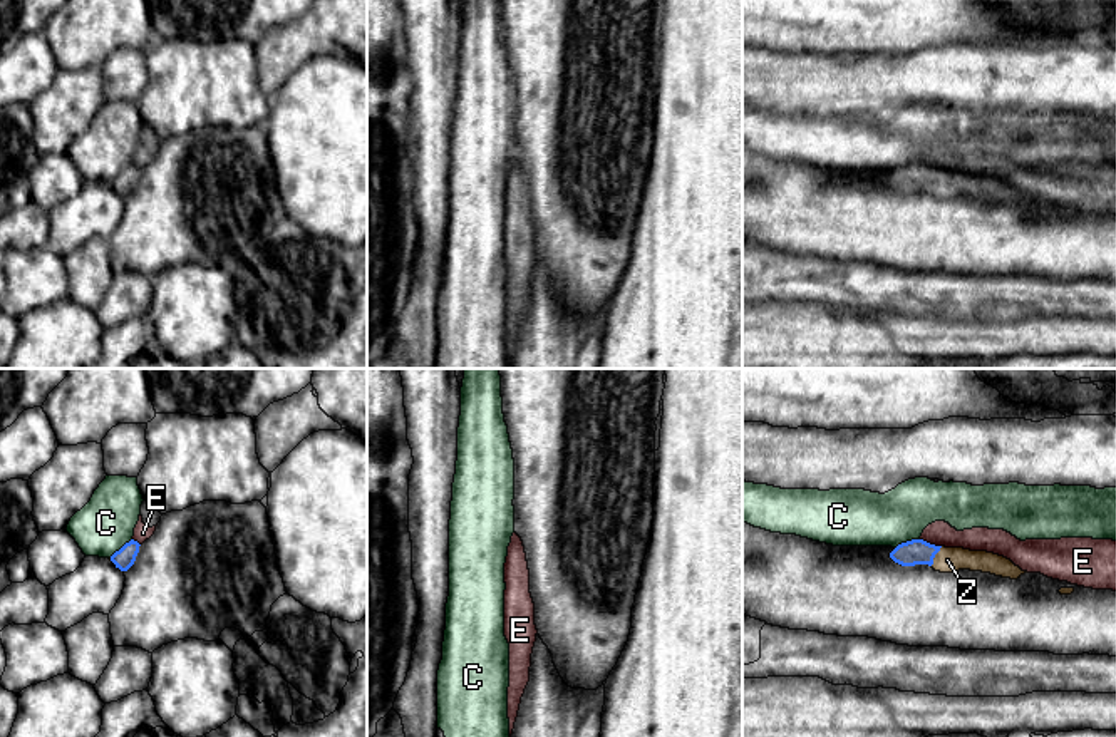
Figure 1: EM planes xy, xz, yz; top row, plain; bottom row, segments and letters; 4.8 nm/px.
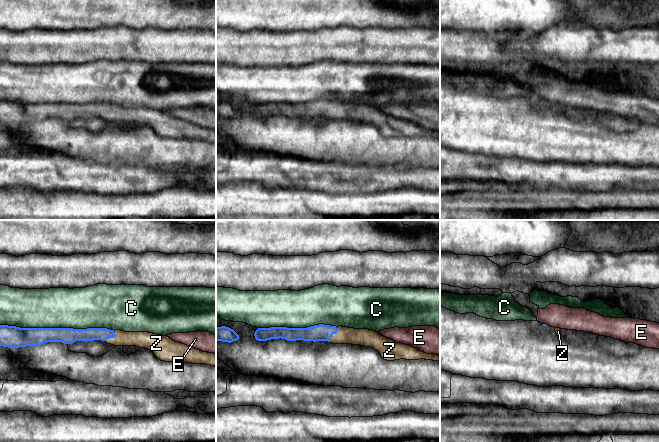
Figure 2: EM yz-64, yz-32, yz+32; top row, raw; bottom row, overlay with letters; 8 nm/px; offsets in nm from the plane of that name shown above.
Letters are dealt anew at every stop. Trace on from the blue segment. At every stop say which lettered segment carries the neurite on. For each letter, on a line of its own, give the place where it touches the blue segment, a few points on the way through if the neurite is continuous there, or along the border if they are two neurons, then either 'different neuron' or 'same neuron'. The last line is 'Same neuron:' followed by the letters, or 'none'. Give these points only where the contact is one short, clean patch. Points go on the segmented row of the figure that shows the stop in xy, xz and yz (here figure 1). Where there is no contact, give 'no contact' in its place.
C: contact yz (907, 541); different neuron
E: contact yz (929, 543); border yz (920, 538), (940, 546); different neuron
Z: contact yz (934, 556); way yz (917, 551), (934, 556), (947, 560); same neuron
Same neuron: Z

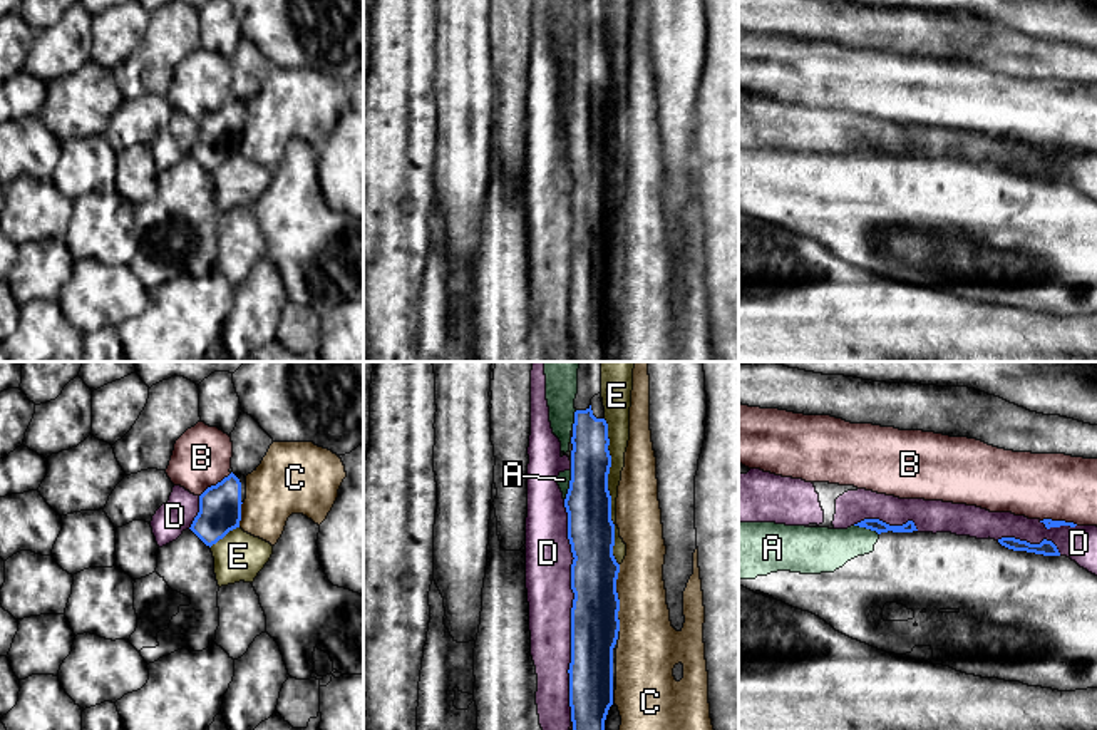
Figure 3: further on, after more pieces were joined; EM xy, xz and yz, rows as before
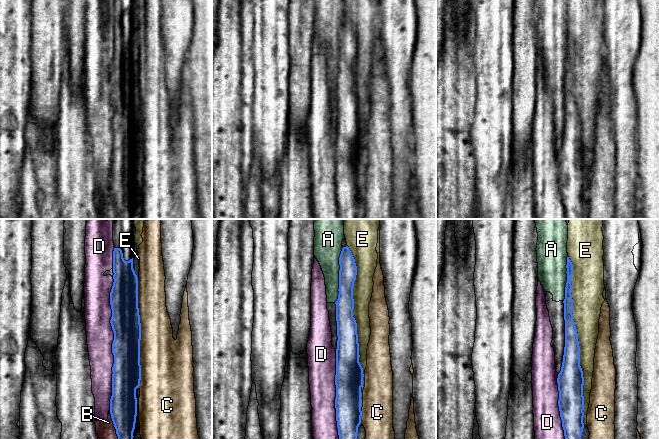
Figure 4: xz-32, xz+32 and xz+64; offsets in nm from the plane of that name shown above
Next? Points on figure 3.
A: contact xz (570, 484); border xz (571, 469), (565, 499); different neuron
B: contact yz (1059, 521); different neuron
C: contact xz (617, 598); different neuron
D: contact xz (571, 610); different neuron
E: contact xz (608, 493); different neuron
Same neuron: none

